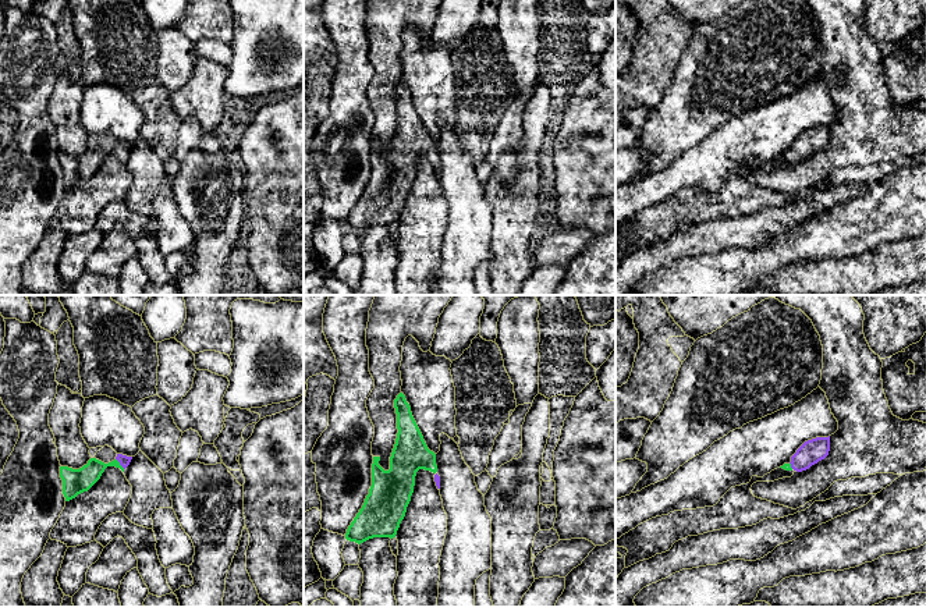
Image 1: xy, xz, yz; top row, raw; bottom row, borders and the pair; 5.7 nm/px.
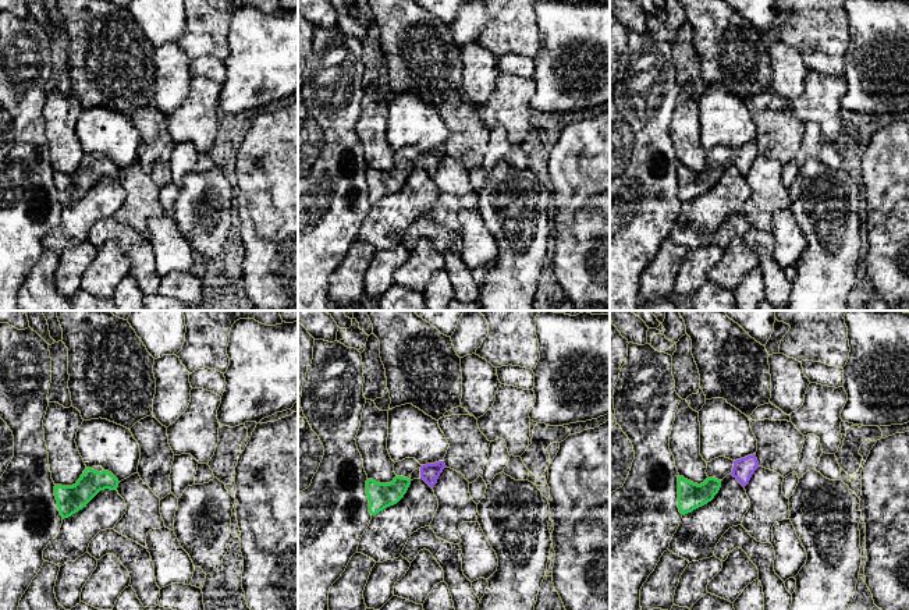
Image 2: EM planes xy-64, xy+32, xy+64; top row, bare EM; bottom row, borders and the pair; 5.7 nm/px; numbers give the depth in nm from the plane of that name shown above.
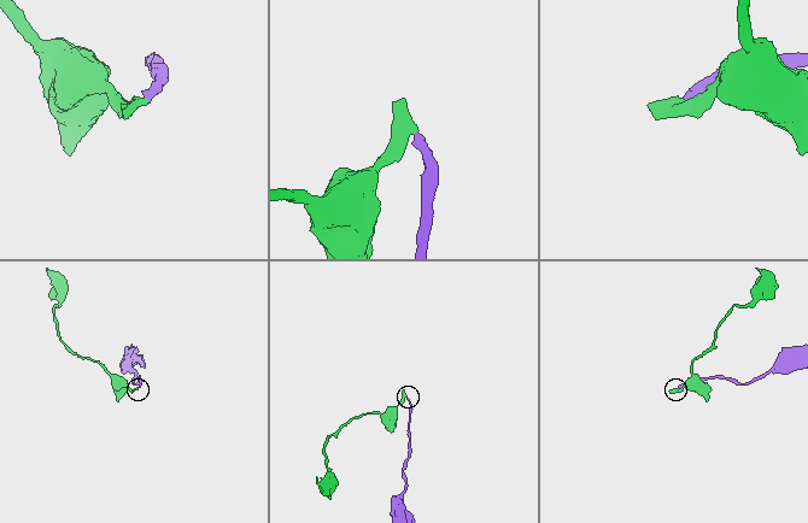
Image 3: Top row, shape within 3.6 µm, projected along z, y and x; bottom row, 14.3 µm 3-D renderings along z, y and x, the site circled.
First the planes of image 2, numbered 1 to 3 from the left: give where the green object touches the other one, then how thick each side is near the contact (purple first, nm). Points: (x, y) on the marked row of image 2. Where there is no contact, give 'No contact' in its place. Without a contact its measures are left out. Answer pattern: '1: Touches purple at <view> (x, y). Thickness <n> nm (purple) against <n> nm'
1: No contact
2: No contact
3: No contact

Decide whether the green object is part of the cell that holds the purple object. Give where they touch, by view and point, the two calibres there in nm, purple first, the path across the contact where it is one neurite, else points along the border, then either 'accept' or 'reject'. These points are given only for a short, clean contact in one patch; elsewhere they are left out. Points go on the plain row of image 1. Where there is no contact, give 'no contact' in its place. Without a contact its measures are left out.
contact xy (120, 152); calibres 70 and 140 nm; way xy (124, 149), (120, 152), (98, 155), (82, 167); accept

